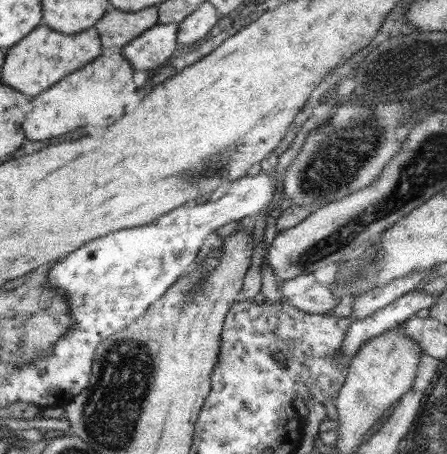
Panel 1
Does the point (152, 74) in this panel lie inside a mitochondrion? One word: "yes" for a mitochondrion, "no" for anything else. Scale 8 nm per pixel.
no

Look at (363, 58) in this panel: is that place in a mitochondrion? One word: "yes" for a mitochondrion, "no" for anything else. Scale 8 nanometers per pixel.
no

